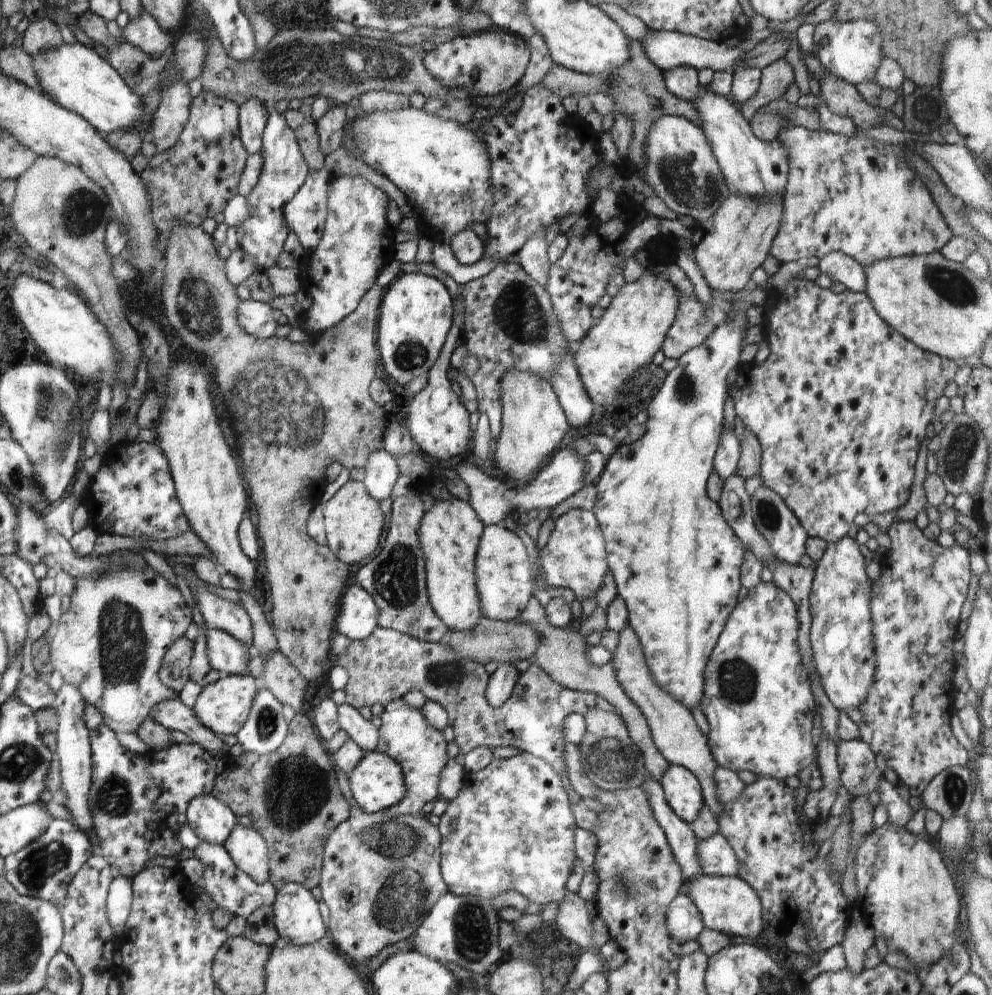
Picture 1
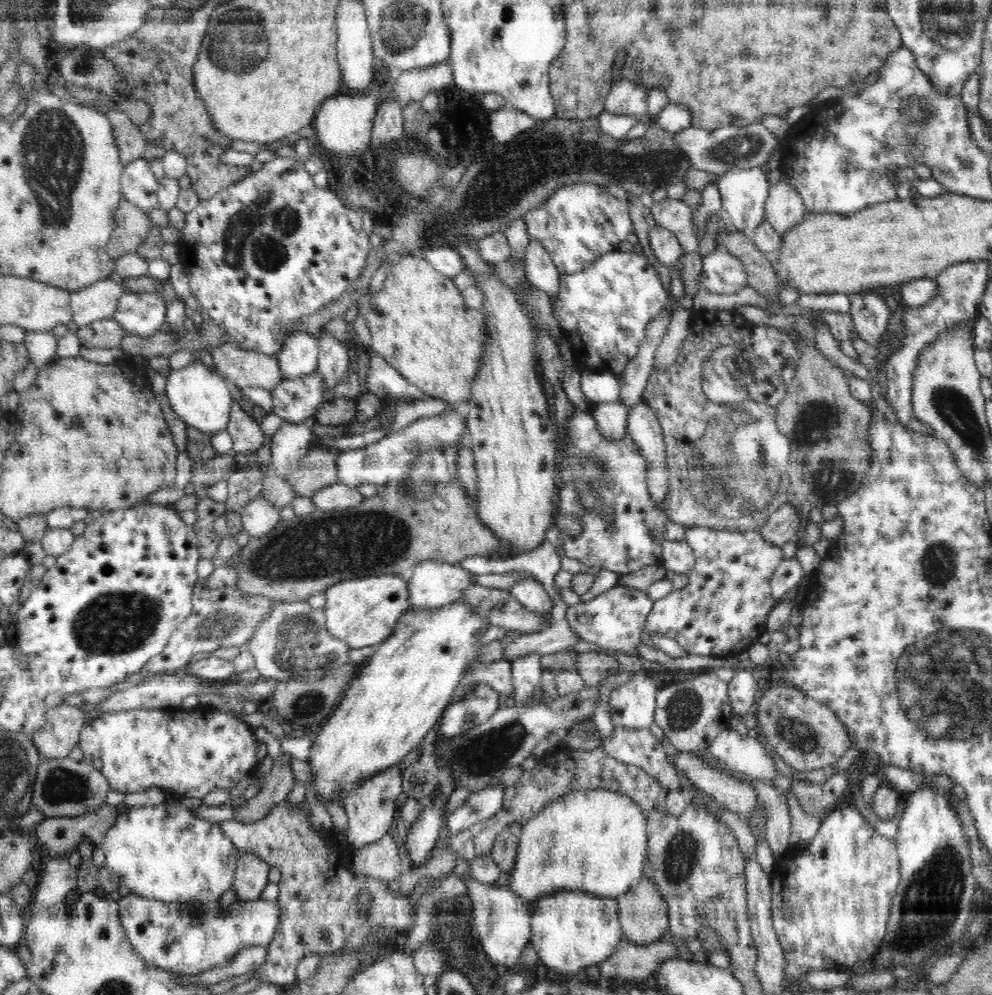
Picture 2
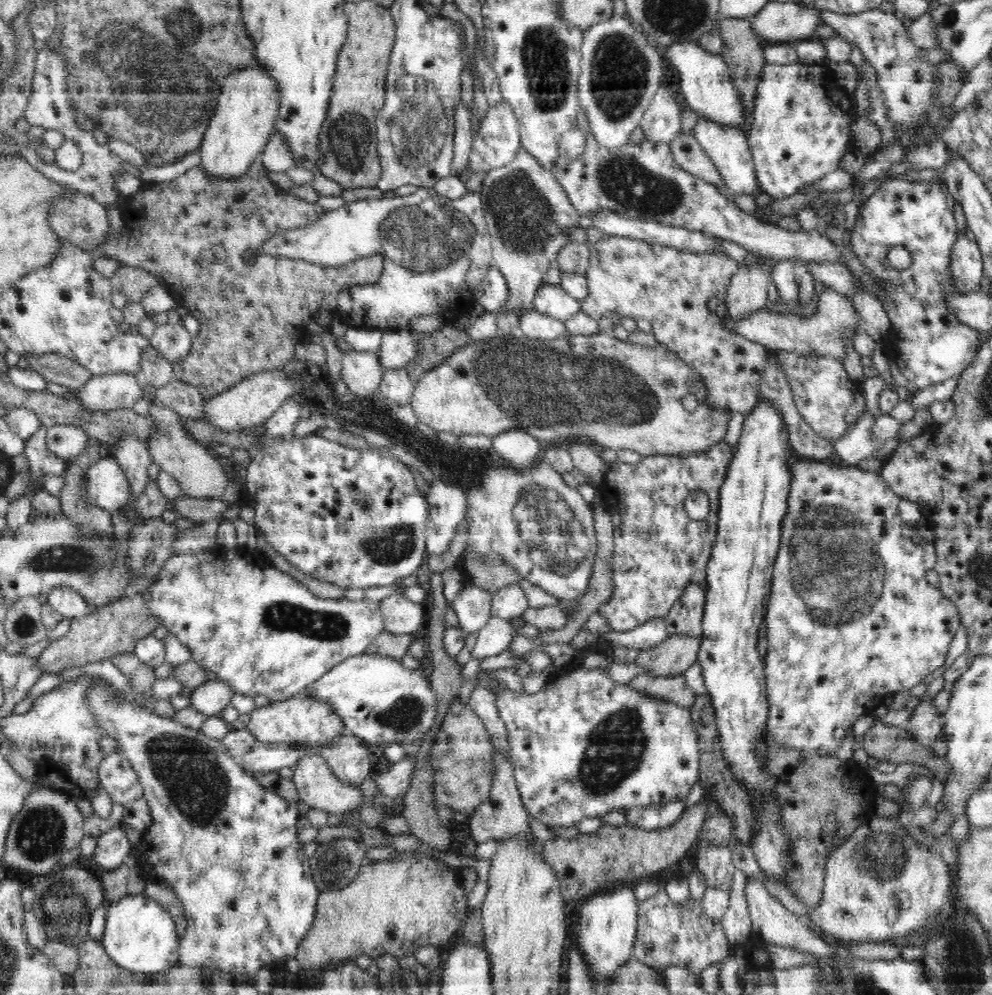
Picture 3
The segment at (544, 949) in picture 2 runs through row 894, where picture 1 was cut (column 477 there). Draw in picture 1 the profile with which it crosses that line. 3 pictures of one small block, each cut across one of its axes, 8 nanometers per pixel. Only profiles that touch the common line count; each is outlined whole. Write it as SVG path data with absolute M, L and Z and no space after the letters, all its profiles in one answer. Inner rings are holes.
M503 524L485 526L478 541L475 558L475 585L478 591L482 617L511 621L527 607L531 599L534 580L526 548L520 538Z

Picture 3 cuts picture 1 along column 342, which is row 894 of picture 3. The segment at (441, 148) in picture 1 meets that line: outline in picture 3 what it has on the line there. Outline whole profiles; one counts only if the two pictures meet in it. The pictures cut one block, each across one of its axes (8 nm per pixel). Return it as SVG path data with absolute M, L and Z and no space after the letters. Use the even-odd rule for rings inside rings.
M146 894L126 895L110 902L106 912L102 945L114 963L133 973L160 973L177 964L179 935L174 919L156 899Z

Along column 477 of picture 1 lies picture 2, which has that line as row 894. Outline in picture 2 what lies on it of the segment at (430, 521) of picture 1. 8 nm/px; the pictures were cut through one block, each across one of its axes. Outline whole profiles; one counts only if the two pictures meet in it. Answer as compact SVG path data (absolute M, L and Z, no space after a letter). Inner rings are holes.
M578 790L550 802L542 812L522 826L518 841L516 864L510 873L508 889L519 896L530 912L534 902L552 892L571 890L587 892L602 898L618 898L636 886L643 876L647 858L647 840L650 833L647 818L640 807L623 792L613 790Z

